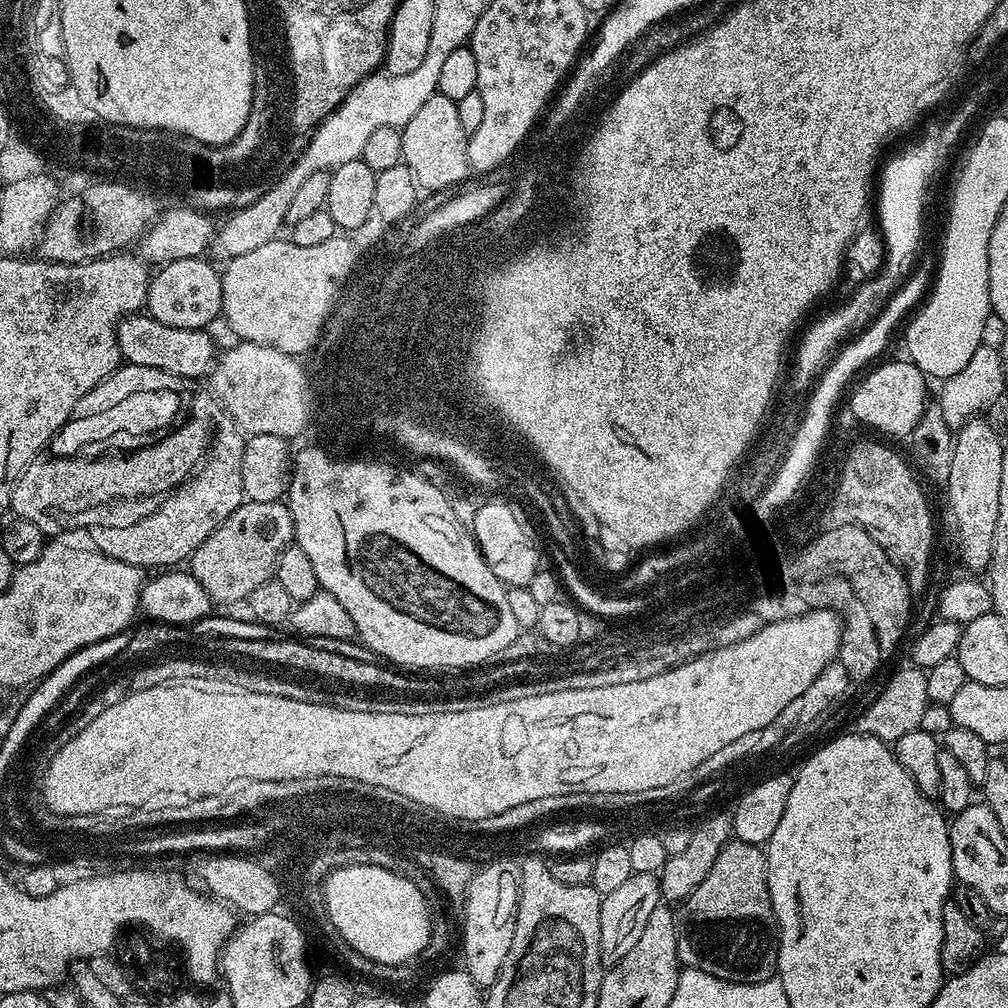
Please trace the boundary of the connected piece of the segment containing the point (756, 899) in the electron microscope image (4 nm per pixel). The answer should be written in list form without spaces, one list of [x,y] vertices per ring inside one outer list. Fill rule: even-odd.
[[[735,838],[729,840],[722,854],[718,854],[710,874],[706,874],[706,878],[698,882],[696,889],[683,900],[679,908],[676,945],[678,958],[684,968],[702,970],[706,974],[714,974],[714,978],[719,980],[739,984],[757,984],[773,979],[780,941],[768,889],[768,857],[761,845]]]

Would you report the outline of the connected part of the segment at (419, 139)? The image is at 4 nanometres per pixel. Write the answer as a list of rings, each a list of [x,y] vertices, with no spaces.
[[[442,95],[426,98],[426,102],[406,122],[400,132],[403,163],[410,166],[417,185],[425,193],[440,192],[443,188],[452,188],[470,176],[468,167],[469,132],[462,130],[462,121],[458,118],[458,106],[455,100]]]

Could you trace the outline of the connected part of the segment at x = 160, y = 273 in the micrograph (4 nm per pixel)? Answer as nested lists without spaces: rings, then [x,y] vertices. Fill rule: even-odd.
[[[195,256],[159,265],[148,282],[147,315],[166,326],[207,329],[208,323],[221,315],[224,299],[221,273],[218,268],[216,272],[215,263],[207,264],[206,261]]]

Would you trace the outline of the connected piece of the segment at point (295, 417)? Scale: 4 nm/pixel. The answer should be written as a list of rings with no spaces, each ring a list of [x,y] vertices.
[[[236,342],[231,345],[232,348],[228,353],[221,355],[219,359],[217,359],[215,363],[215,367],[213,368],[210,381],[214,387],[212,387],[213,393],[215,397],[223,403],[224,407],[226,407],[227,411],[231,414],[233,420],[239,425],[242,432],[248,436],[266,434],[270,436],[278,436],[287,440],[294,439],[293,437],[298,435],[308,424],[310,420],[310,416],[312,414],[312,396],[314,400],[314,390],[310,388],[310,384],[308,382],[308,376],[304,373],[304,368],[300,365],[301,361],[297,359],[295,356],[287,356],[282,350],[278,350],[277,348],[271,348],[270,346],[266,346],[265,344],[249,344],[247,342]]]

